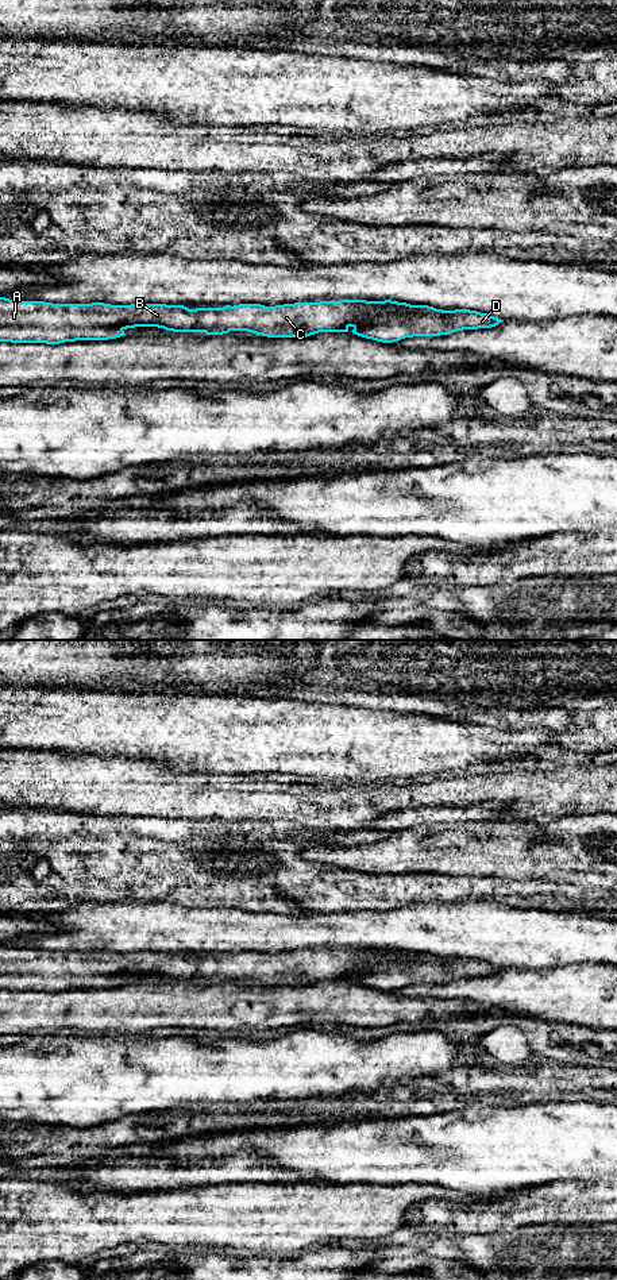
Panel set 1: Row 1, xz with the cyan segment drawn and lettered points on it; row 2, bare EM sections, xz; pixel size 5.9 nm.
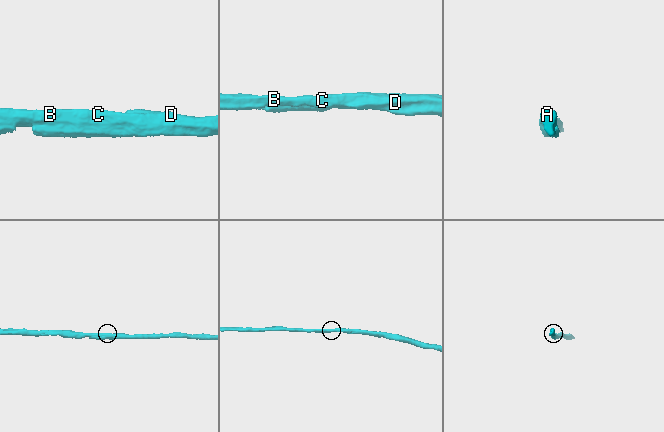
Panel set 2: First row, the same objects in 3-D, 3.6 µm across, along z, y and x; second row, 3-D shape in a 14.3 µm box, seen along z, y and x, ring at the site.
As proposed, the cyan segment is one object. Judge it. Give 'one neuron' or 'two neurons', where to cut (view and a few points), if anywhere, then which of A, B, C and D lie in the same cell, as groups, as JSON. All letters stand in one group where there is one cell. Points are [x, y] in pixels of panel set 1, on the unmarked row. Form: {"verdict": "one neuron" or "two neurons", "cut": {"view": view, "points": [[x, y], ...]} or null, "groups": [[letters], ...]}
{"verdict": "one neuron", "cut": null, "groups": [["A", "B", "C", "D"]]}

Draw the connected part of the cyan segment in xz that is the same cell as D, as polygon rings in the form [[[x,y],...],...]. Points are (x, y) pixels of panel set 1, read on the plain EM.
[[[0,945],[0,990],[11,991],[59,992],[76,988],[108,988],[124,984],[127,976],[135,975],[158,975],[173,980],[205,980],[207,983],[247,979],[267,986],[306,986],[319,980],[348,980],[348,976],[352,975],[351,980],[358,984],[393,991],[413,984],[440,984],[463,978],[491,976],[502,969],[470,957],[443,959],[392,948],[340,948],[275,955],[239,952],[189,957],[184,953],[166,952],[53,952]]]

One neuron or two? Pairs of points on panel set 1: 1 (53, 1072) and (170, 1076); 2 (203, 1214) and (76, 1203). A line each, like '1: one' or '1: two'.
1: one
2: one

